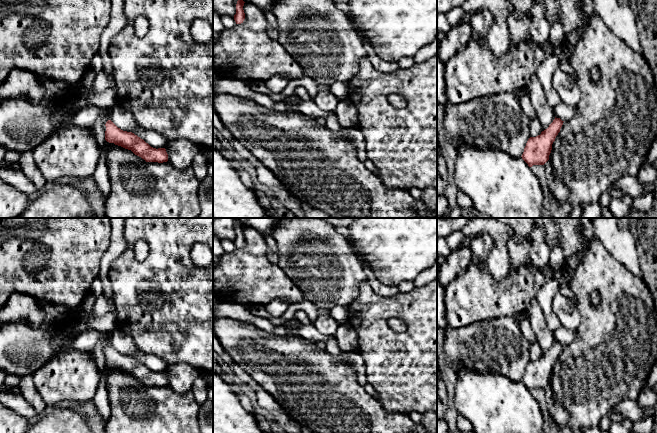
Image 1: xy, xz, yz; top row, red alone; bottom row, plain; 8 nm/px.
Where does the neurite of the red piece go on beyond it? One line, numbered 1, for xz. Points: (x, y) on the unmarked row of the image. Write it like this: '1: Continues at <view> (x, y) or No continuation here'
1: No continuation here

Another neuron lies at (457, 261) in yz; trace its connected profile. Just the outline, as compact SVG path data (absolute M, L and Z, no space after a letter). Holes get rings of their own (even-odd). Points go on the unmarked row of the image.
M461 247L446 257L446 261L440 266L439 280L442 286L446 287L459 274L461 274L472 261L470 247Z

